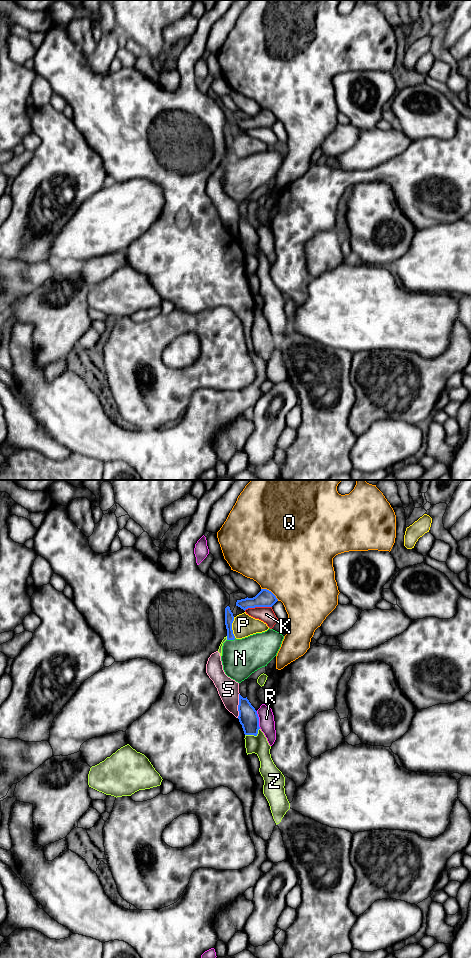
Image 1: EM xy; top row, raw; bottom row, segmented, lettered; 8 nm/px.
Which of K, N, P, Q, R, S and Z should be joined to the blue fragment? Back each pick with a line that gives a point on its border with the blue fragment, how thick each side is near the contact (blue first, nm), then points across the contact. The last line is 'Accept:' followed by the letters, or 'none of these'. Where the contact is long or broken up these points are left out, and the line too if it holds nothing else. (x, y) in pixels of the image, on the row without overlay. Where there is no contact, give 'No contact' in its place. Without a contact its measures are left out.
Accept: none of these

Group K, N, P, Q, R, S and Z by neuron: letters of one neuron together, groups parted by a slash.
K / N / P / Q / R / S / Z

